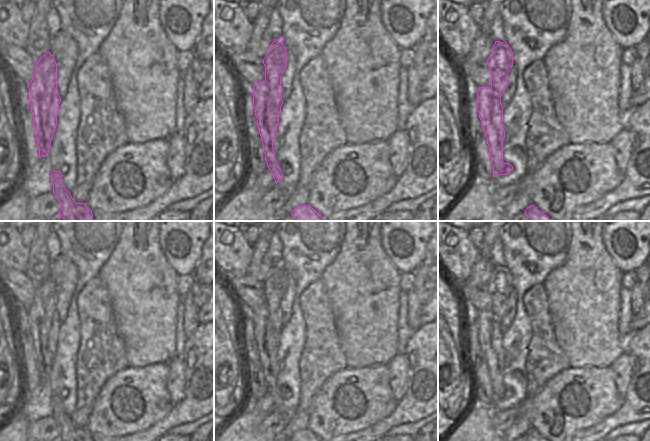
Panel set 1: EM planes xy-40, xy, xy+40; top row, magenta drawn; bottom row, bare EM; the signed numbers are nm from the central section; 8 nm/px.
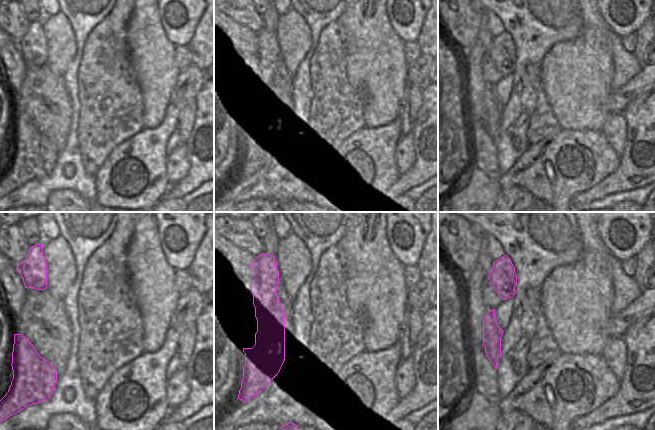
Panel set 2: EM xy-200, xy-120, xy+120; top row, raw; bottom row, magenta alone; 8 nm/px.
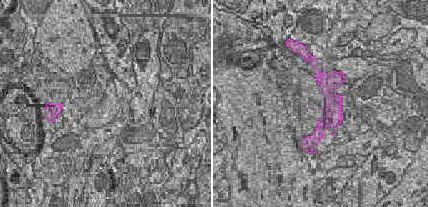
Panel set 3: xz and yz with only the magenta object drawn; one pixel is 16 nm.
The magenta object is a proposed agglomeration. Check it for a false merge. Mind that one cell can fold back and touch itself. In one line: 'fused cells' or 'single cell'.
fused cells

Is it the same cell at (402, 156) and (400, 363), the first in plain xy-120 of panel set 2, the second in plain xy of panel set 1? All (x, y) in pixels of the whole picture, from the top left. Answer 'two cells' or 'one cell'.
one cell

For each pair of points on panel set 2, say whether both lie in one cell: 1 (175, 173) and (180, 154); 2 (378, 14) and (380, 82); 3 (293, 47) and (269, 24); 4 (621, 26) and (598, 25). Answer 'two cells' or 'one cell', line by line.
1: one cell
2: one cell
3: two cells
4: two cells

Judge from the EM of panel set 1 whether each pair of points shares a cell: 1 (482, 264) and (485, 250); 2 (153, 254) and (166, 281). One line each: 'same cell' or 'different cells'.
1: different cells
2: same cell

